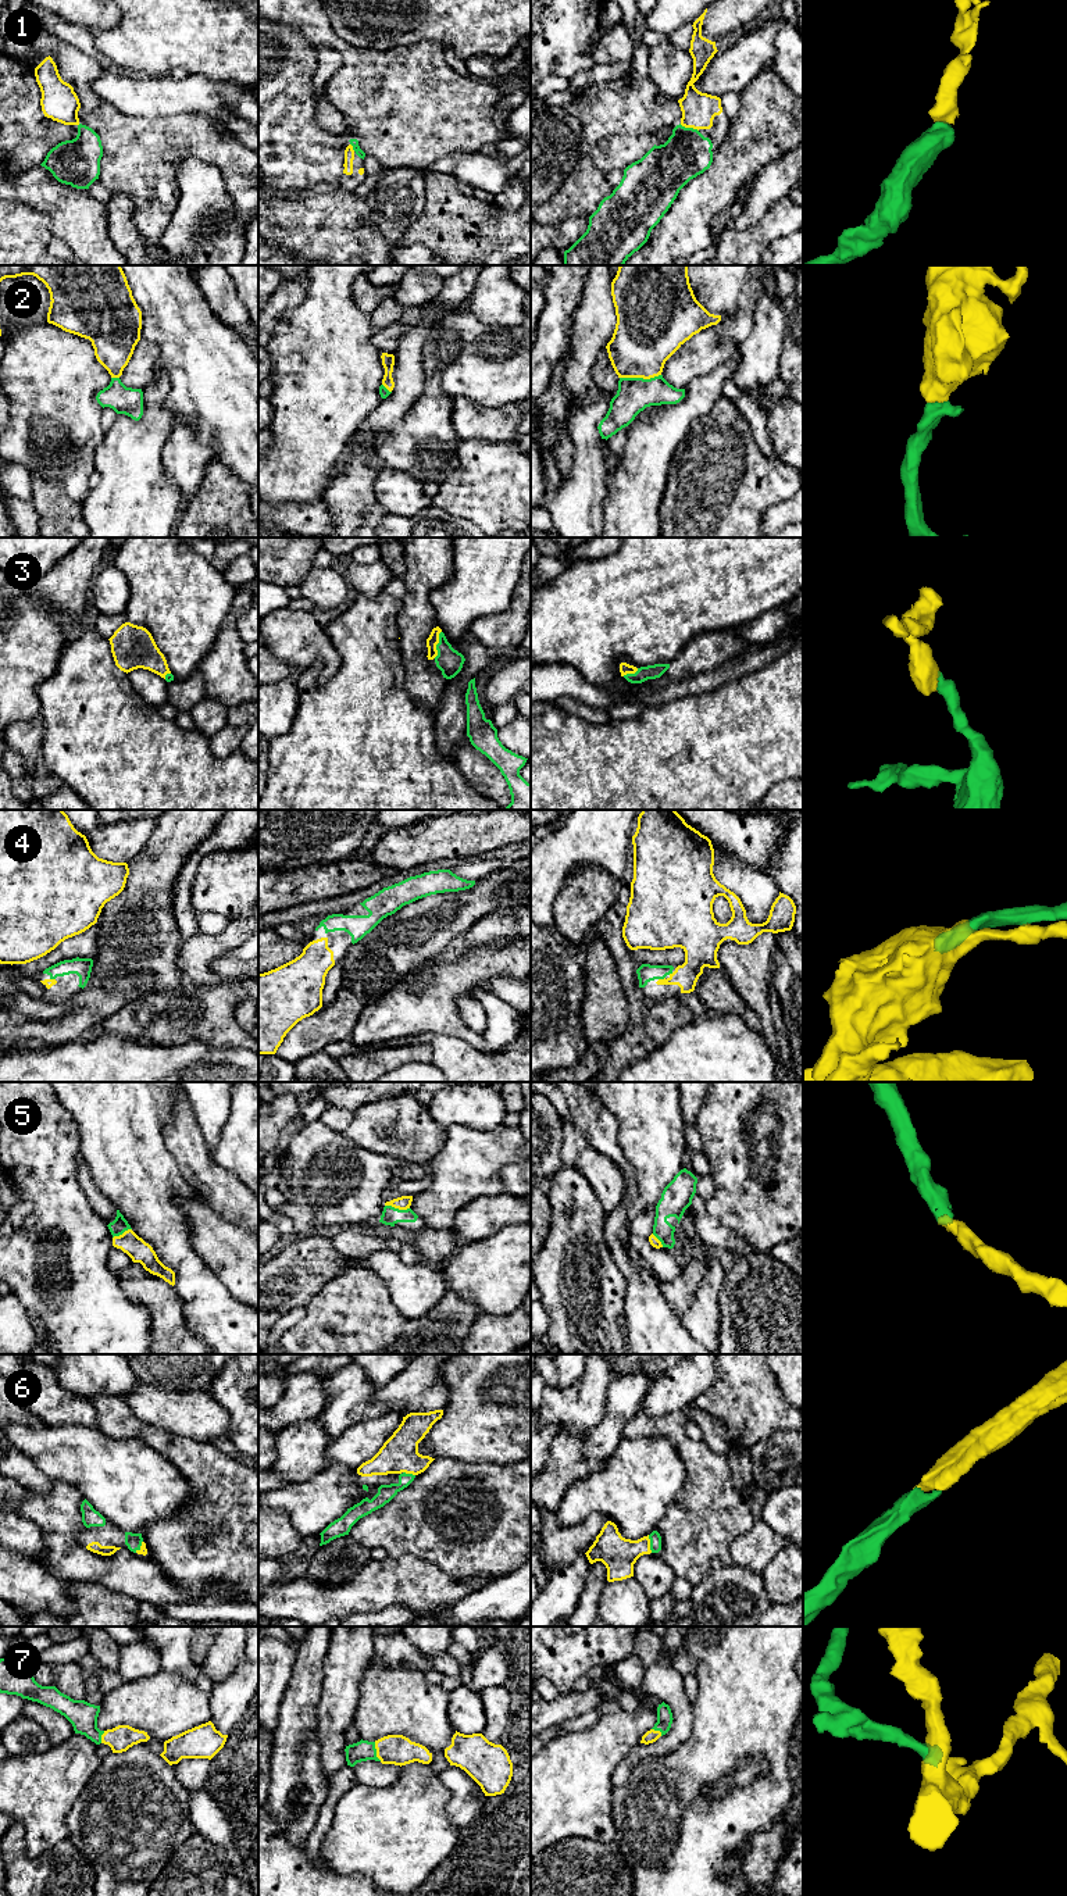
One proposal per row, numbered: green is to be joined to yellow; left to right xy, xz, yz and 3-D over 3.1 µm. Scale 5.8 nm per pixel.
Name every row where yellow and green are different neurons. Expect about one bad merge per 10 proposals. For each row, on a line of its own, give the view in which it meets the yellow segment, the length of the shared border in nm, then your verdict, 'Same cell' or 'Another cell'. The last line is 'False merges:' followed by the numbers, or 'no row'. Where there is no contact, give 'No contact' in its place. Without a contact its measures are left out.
1: Touches yellow in yz. Shared border 120 nm. Same cell
2: Touches yellow in yz. Shared border 240 nm. Same cell
3: Touches yellow in xz. Shared border 170 nm. Same cell
4: Touches yellow in yz. Shared border 40 nm. Same cell
5: Touches yellow in xz. Shared border 150 nm. Same cell
6: Touches yellow in yz. Shared border 110 nm. Same cell
7: Touches yellow in xz. Shared border 120 nm. Same cell
False merges: no row

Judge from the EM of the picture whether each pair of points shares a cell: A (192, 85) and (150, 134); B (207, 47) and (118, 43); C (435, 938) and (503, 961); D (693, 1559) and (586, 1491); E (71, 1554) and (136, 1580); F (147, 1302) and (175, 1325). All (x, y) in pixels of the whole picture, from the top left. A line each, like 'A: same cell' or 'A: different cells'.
A: different cells
B: same cell
C: different cells
D: different cells
E: same cell
F: same cell

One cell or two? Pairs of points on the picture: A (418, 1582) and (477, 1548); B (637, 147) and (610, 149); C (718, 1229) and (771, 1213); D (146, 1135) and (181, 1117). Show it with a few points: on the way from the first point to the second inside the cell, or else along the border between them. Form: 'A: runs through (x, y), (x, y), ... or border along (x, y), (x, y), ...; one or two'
A: border along (410, 1553), (435, 1564), (456, 1580), (470, 1581); two
B: runs through (630, 149), (617, 149); one
C: border along (703, 1204), (710, 1214), (737, 1232), (752, 1248); two
D: border along (179, 1096), (164, 1128), (171, 1156); two

